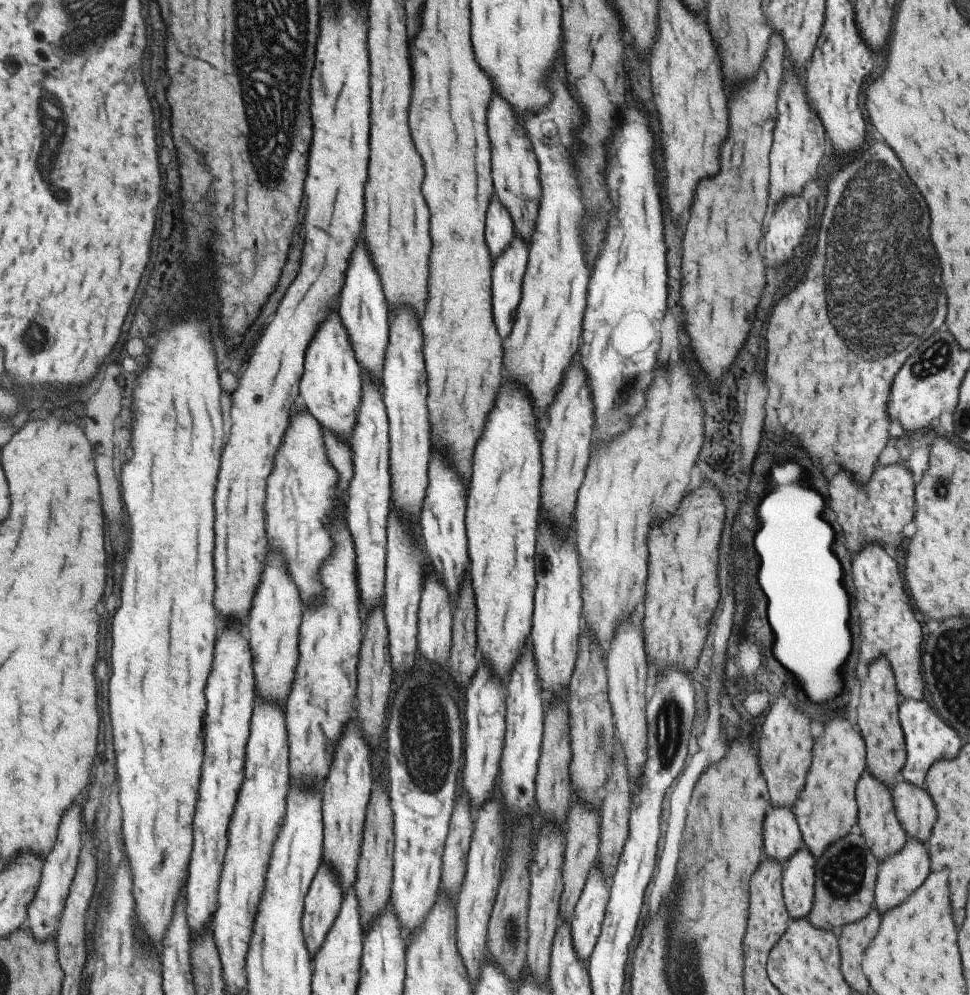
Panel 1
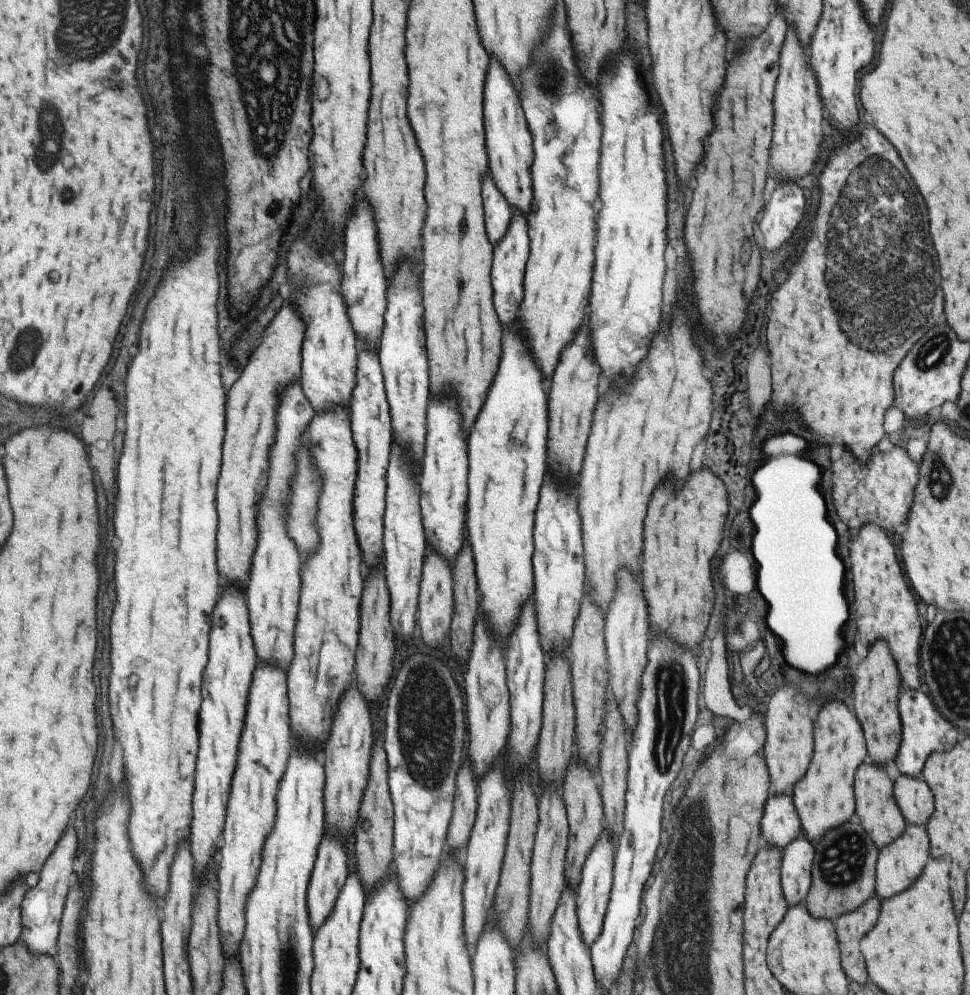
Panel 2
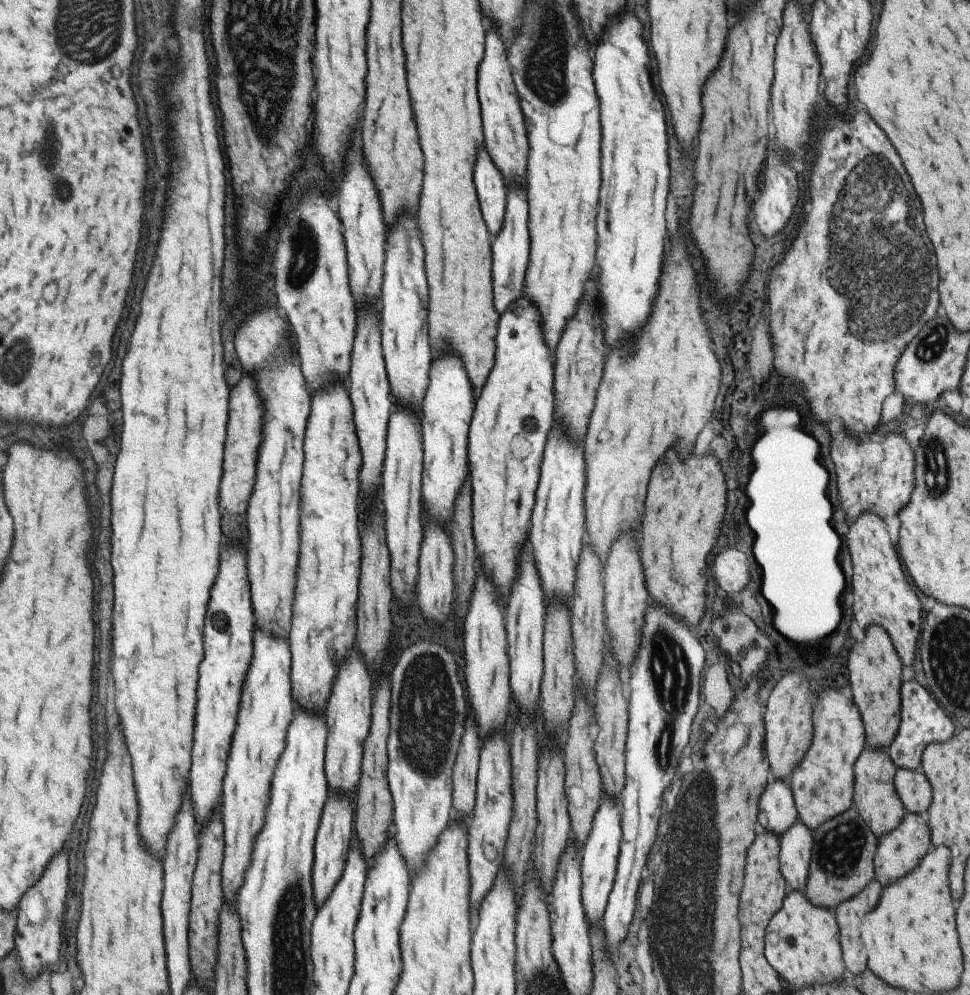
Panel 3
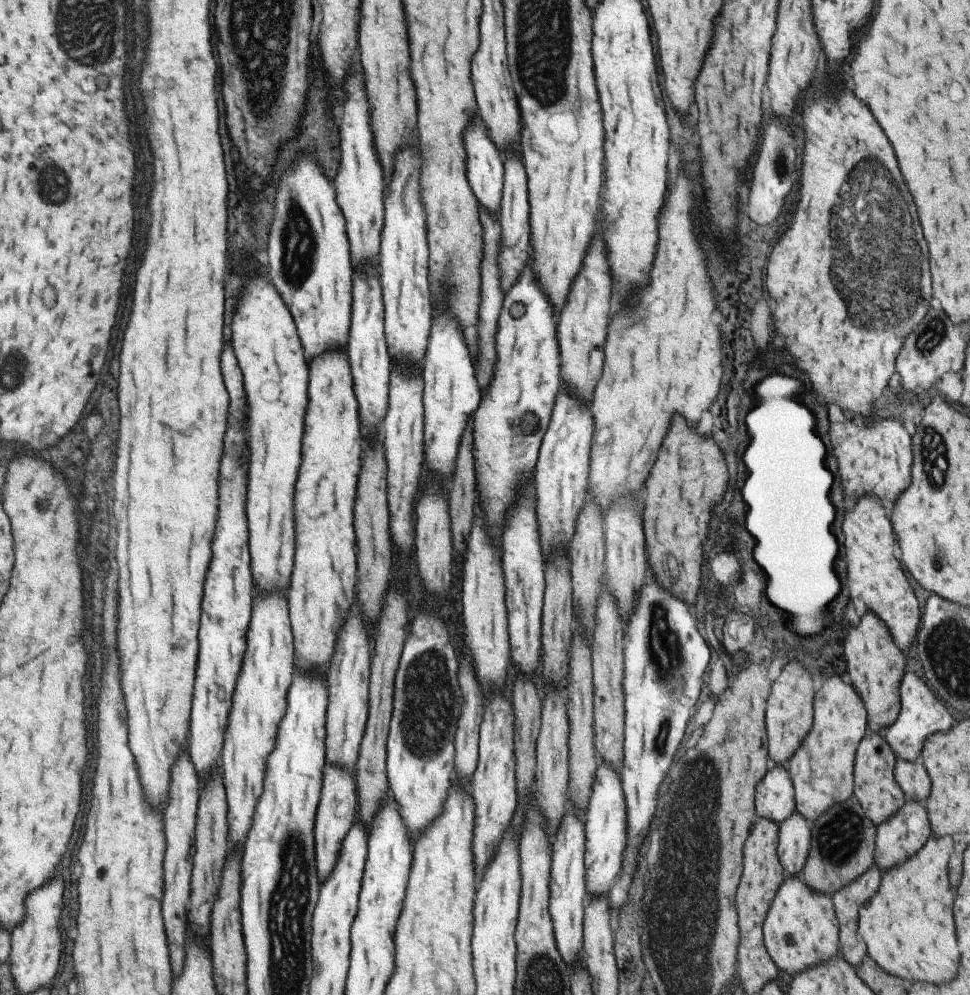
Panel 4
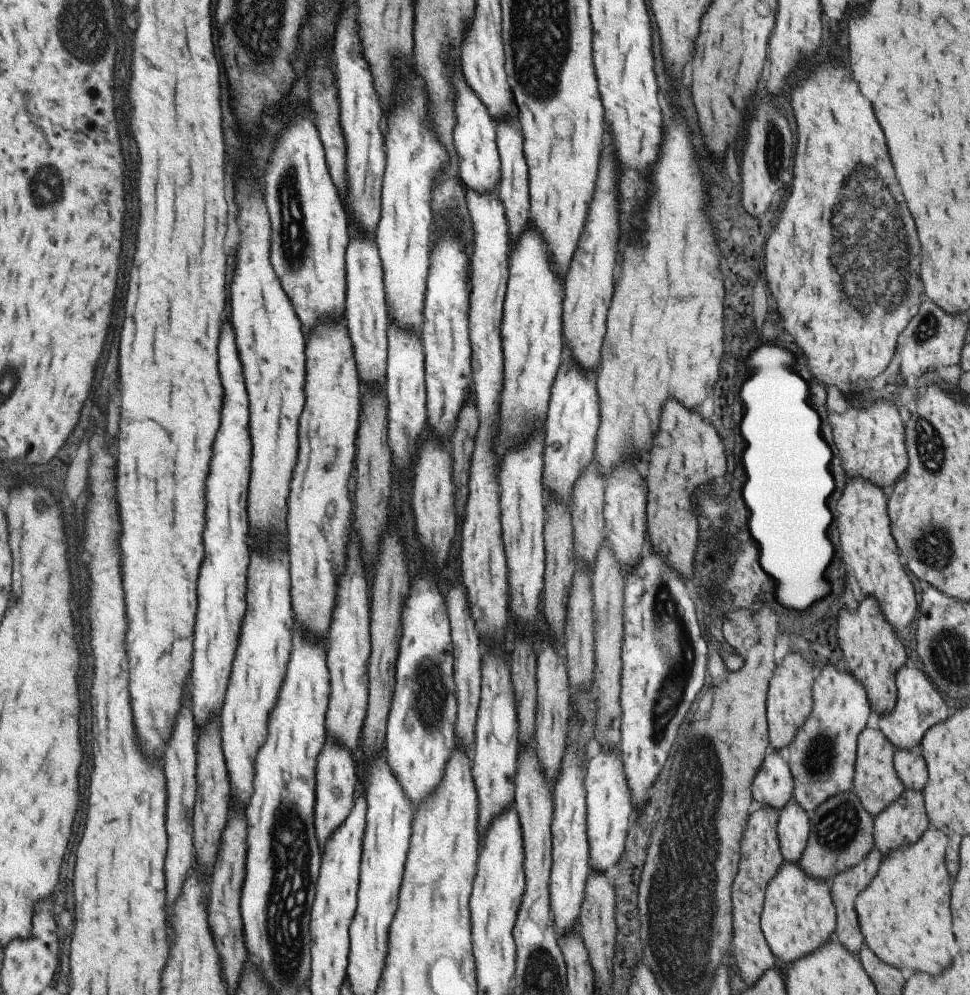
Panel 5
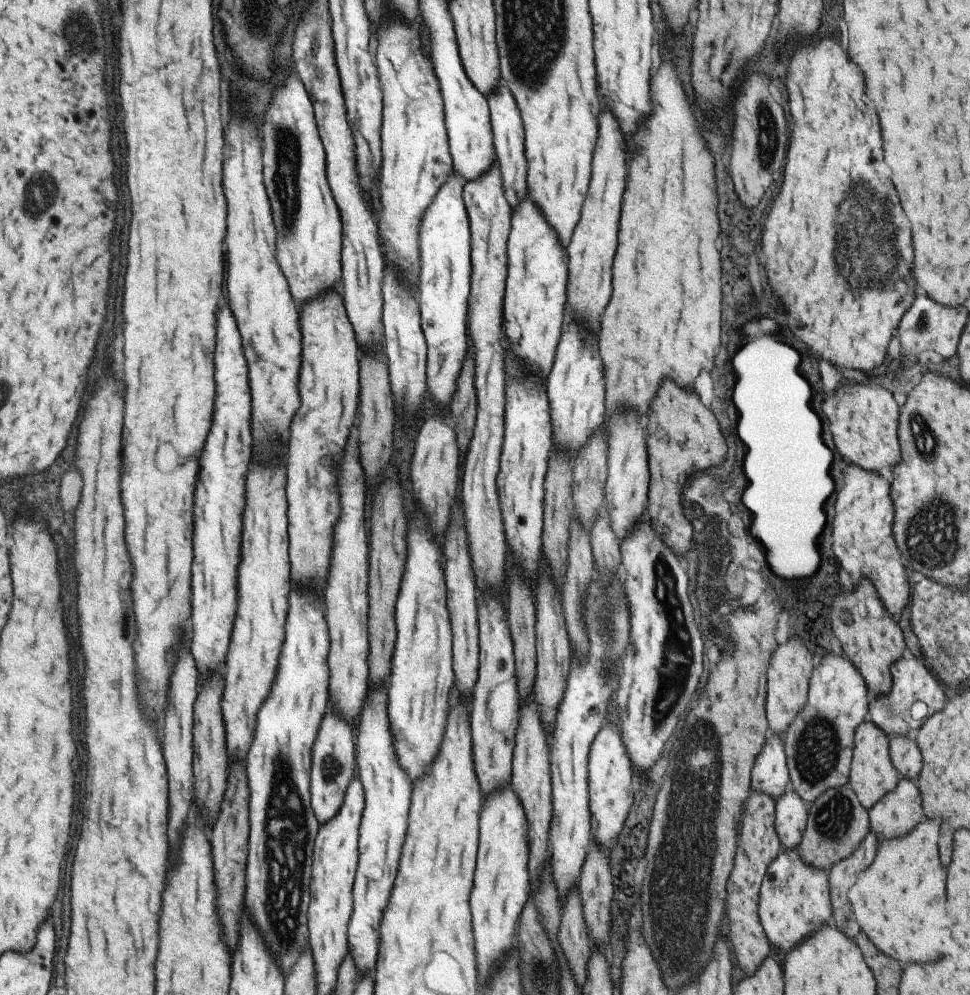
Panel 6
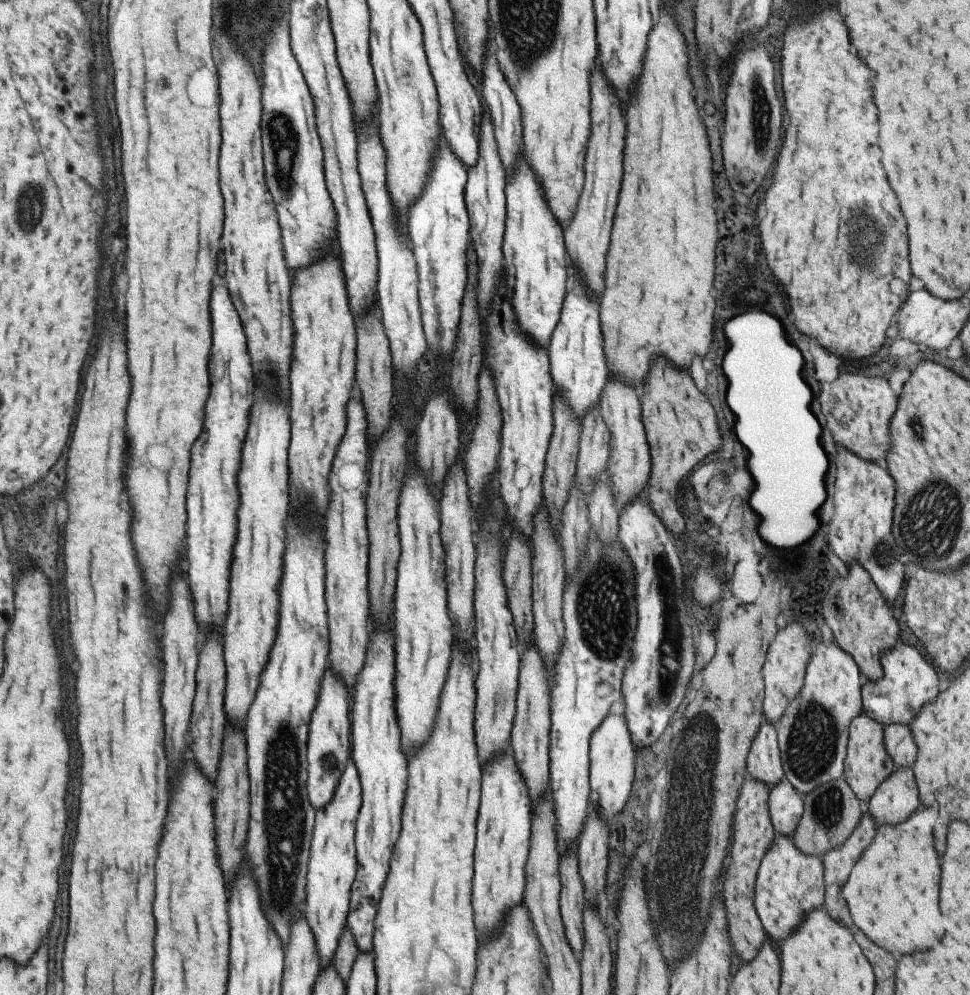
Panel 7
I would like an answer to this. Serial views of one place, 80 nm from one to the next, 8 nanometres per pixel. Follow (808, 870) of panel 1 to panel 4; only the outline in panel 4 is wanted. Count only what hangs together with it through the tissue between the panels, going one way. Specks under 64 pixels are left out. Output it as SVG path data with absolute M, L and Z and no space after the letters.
M797 812L780 822L776 853L785 877L799 877L810 848L810 826Z

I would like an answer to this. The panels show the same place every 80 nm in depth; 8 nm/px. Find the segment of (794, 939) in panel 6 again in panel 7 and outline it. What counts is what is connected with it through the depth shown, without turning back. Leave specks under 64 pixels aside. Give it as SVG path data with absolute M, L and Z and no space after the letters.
M774 834L773 844L760 860L754 884L754 907L769 938L787 938L811 911L823 910L823 869L821 858L803 854L791 838Z

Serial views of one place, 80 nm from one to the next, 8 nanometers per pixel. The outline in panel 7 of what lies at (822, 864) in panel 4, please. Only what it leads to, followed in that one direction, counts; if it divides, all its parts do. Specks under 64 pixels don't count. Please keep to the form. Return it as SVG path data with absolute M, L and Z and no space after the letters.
M843 778L820 784L801 797L803 812L799 817L796 831L791 836L792 843L803 854L821 858L826 852L836 849L849 838L862 817L864 806Z

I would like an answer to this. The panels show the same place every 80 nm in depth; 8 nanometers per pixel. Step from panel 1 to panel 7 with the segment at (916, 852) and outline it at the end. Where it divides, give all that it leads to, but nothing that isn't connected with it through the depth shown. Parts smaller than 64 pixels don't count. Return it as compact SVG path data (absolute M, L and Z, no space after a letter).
M895 767L864 806L877 827L905 822L919 806L919 794L911 769Z

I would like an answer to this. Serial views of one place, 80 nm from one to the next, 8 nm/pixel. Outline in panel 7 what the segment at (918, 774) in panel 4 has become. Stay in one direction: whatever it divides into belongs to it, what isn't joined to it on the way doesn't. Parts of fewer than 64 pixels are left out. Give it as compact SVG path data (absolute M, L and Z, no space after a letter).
M887 725L882 729L882 739L894 766L911 769L916 759L916 744L910 729L905 725Z

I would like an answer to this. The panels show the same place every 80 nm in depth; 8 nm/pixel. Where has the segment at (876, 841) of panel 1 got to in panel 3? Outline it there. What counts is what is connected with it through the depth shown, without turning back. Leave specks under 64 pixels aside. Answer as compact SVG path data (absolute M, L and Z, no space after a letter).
M864 748L852 768L854 772L852 804L877 839L897 828L905 815L905 810L894 789L894 767L884 748Z

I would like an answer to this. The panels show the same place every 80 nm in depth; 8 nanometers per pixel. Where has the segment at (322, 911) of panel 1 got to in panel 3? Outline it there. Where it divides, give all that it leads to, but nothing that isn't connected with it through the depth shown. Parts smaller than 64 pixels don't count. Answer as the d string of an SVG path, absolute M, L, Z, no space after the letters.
M329 793L325 799L325 806L323 807L323 814L321 814L321 822L317 828L317 836L315 836L315 860L313 860L313 870L311 870L311 888L313 888L313 902L315 908L319 908L329 892L333 890L333 886L337 884L343 866L345 866L345 856L347 856L347 846L351 840L351 808L347 798L339 793Z

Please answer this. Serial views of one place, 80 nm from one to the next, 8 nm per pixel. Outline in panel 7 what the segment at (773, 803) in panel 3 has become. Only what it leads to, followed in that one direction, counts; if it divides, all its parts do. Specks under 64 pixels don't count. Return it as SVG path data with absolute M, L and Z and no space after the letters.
M772 723L760 724L752 740L746 758L746 775L762 782L767 788L774 787L784 778L776 728Z

